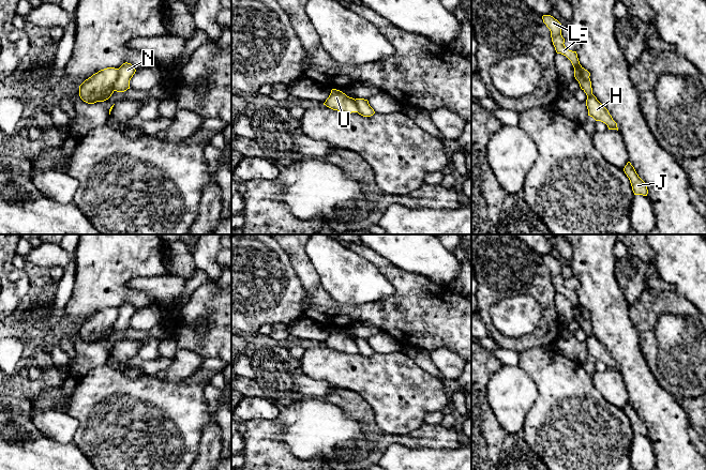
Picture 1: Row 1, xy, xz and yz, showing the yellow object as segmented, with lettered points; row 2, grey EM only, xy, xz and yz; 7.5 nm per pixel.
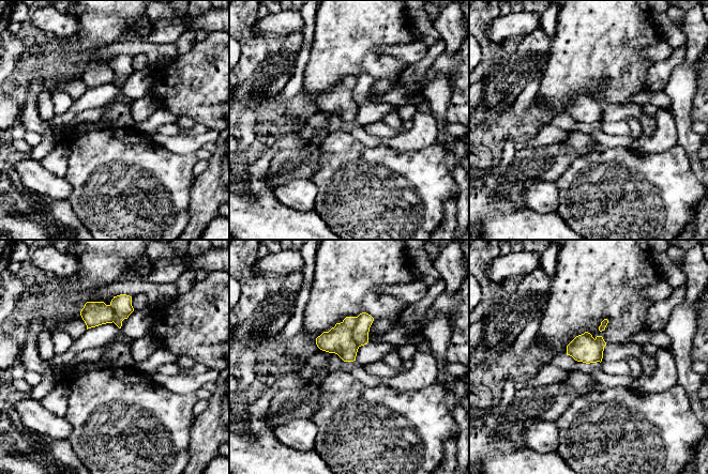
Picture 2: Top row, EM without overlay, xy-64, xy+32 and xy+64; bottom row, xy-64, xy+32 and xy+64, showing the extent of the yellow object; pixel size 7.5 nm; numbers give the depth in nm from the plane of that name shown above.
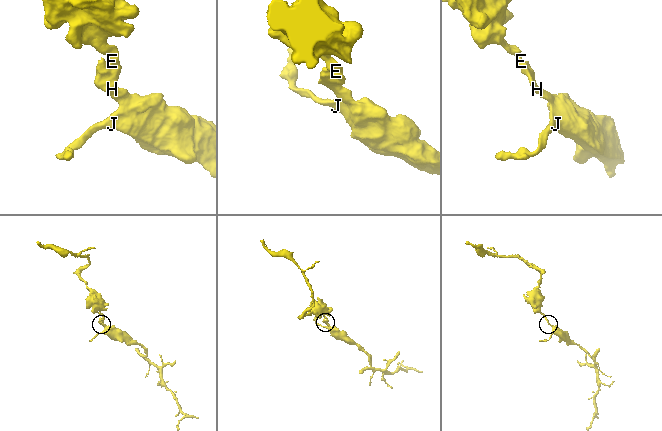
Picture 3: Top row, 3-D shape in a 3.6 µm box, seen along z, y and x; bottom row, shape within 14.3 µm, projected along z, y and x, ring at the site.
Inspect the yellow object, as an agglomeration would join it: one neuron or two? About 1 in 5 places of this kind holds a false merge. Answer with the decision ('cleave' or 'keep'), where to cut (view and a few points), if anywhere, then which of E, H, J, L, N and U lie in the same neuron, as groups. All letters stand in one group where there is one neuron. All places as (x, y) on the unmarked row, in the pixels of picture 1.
cleave; cut in xy along (118, 308), (114, 330); E L N / H J U

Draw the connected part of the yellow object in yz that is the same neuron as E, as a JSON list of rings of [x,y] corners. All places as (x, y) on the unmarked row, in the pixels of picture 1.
[[[551,255],[542,256],[543,262],[551,271],[551,277],[557,293],[566,295],[574,307],[574,317],[579,321],[581,329],[587,336],[592,334],[590,318],[585,318],[583,315],[584,307],[580,304],[576,291],[569,290],[565,286],[565,278],[561,275],[561,263]]]

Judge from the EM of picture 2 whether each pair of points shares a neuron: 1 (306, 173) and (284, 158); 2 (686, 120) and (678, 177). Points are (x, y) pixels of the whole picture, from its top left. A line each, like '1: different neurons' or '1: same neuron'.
1: same neuron
2: different neurons

